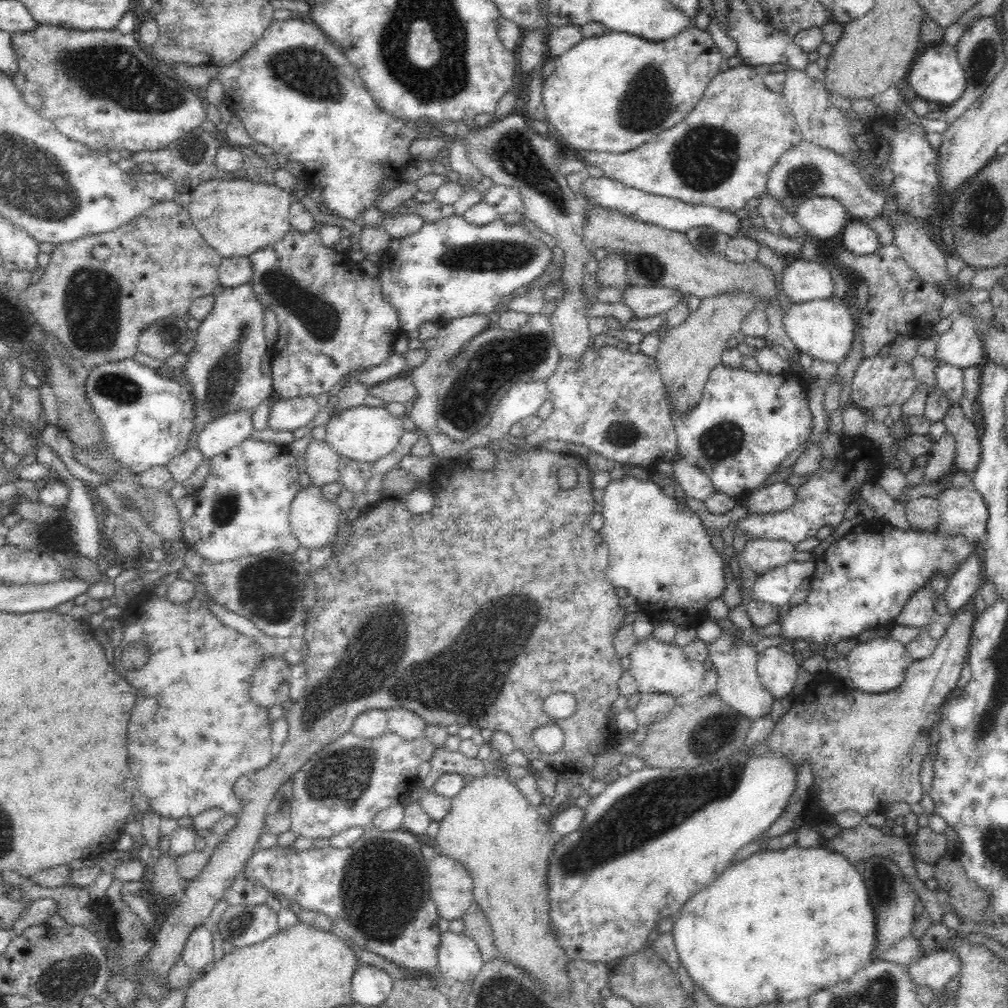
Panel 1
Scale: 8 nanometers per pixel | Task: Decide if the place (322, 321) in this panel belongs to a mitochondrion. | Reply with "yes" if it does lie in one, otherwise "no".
yes

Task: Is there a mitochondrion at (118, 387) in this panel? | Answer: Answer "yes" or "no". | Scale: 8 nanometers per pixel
yes

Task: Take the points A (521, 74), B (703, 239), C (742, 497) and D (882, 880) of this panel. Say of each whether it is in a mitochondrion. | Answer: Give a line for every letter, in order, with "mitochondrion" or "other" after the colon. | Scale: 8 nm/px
A: other
B: mitochondrion
C: other
D: mitochondrion

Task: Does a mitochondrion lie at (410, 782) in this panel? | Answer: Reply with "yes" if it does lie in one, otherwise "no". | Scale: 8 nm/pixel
no

